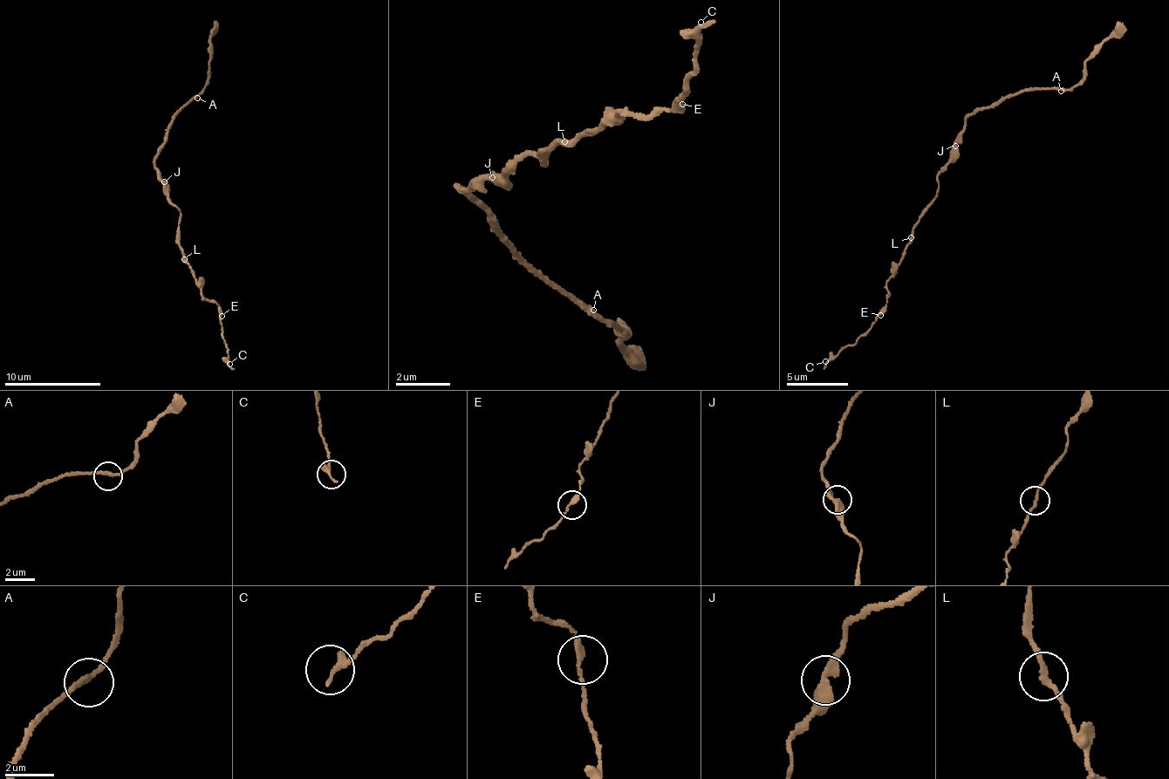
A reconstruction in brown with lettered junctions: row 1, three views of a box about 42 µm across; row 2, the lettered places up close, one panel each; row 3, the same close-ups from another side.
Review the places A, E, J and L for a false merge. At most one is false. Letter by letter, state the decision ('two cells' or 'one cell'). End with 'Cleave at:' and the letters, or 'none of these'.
A: one cell
E: one cell
J: one cell
L: one cell
Cleave at: none of these

